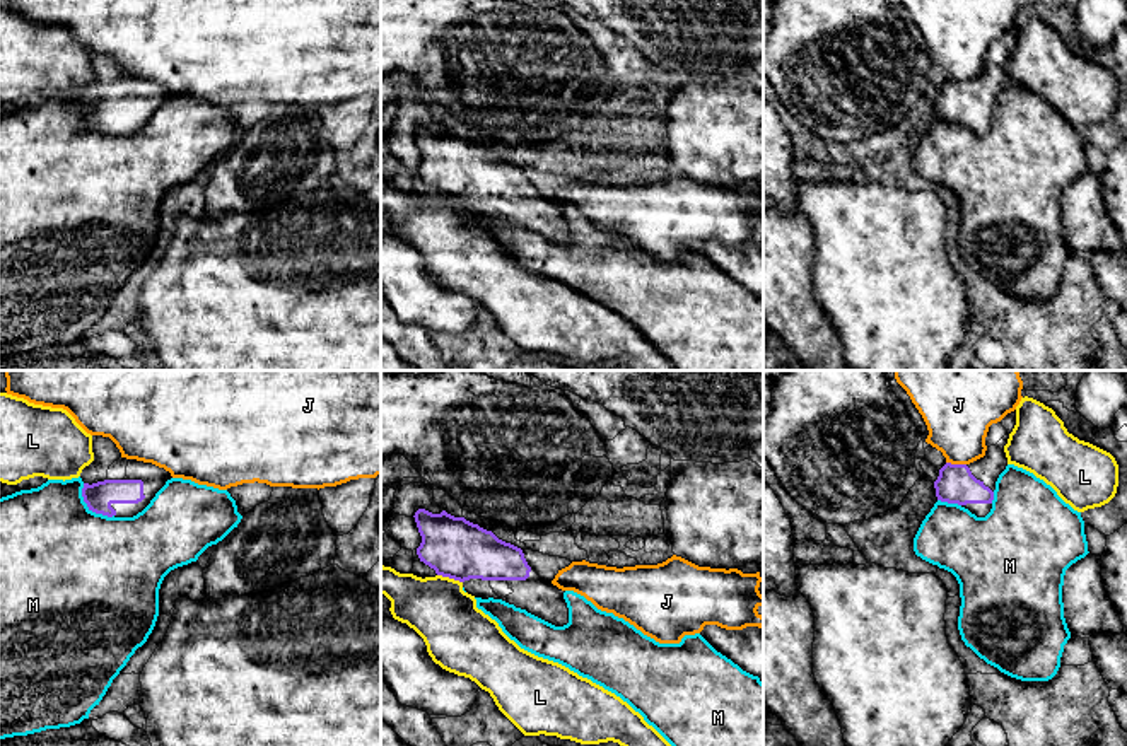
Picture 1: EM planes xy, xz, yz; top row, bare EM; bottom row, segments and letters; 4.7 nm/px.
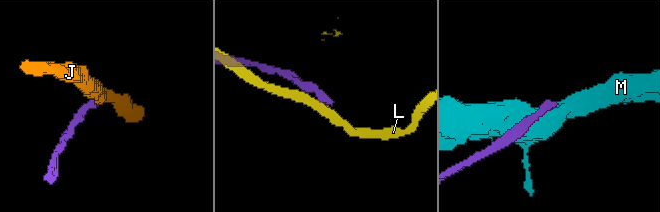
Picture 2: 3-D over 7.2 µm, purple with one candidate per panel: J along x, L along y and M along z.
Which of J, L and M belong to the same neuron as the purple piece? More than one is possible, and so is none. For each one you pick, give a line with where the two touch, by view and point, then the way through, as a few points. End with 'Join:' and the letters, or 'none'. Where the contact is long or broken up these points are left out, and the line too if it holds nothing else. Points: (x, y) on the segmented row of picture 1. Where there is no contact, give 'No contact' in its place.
Join: none

